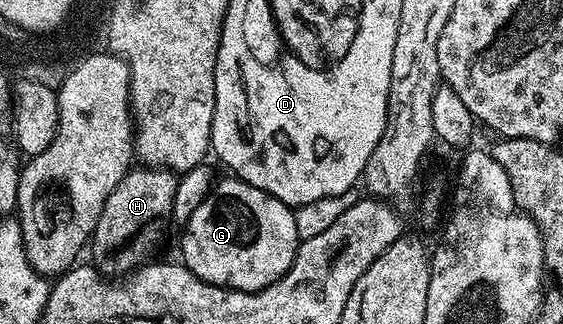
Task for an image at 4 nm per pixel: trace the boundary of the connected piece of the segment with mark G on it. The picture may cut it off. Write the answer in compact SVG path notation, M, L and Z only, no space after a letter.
M238 178L223 180L214 185L206 198L193 210L185 222L187 233L183 236L182 263L197 278L222 288L236 288L242 292L256 292L277 282L289 270L295 251L301 243L295 213L286 204L273 198L265 190L257 190Z

